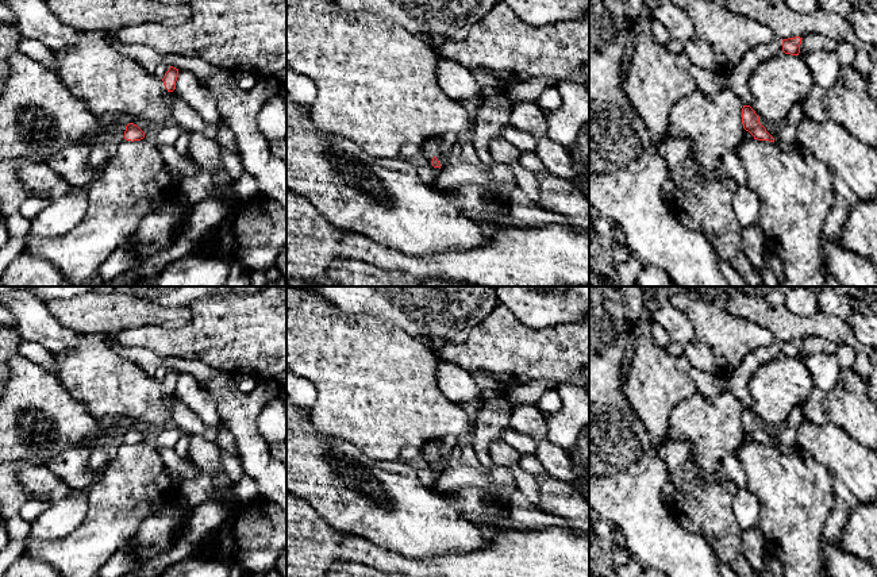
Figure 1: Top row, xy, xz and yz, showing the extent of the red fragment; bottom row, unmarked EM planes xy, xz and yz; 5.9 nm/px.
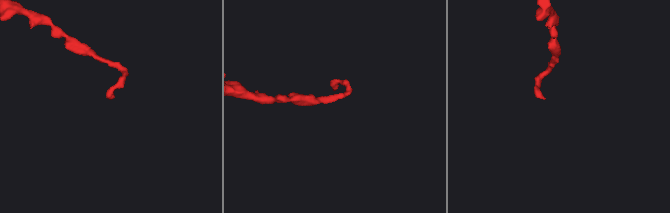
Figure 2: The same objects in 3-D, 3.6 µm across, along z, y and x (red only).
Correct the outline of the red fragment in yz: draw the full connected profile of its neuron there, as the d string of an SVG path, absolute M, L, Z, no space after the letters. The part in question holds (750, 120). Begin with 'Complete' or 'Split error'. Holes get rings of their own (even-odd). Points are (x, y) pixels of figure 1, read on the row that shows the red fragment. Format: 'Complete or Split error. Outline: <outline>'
Complete. Outline: M743 105L742 108L742 124L743 128L754 136L754 139L774 142L774 138L759 123L759 116L750 105Z

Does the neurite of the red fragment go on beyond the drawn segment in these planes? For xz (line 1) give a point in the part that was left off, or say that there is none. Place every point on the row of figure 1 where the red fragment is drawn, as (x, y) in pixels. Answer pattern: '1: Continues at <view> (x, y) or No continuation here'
1: No continuation here

